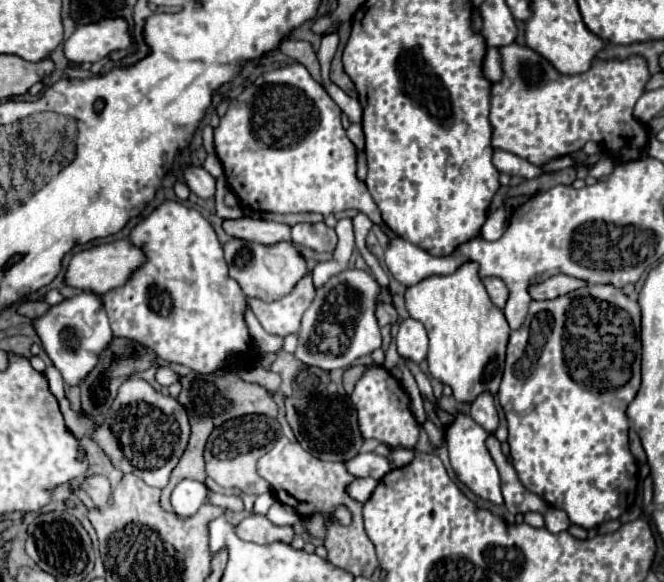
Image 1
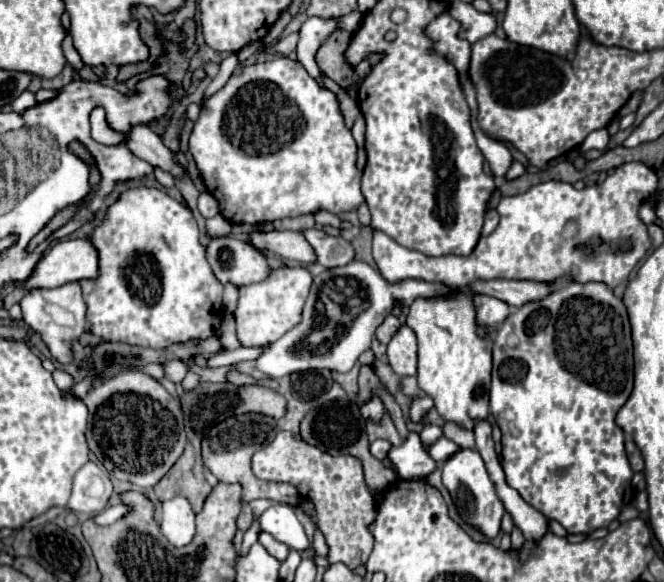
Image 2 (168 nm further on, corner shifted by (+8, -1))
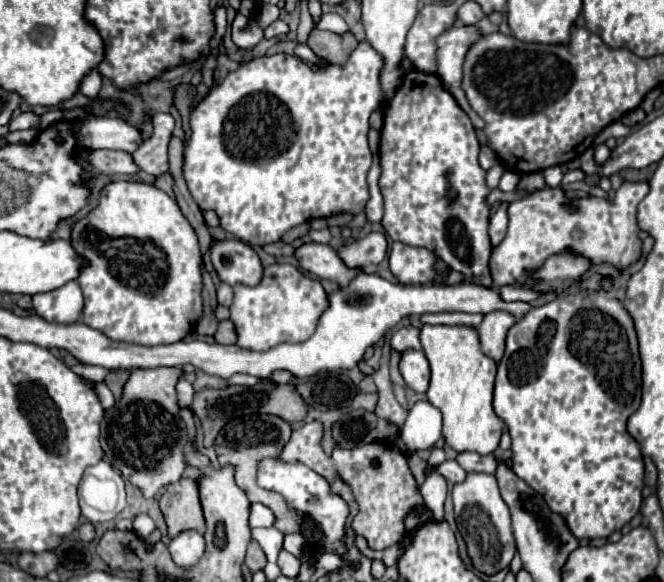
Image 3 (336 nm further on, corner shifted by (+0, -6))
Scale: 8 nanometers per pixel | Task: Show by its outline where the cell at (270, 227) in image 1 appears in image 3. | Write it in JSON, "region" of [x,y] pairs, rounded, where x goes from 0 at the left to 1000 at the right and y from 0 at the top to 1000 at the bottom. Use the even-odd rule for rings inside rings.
{"region":[[[476,416],[455,419],[452,426],[443,430],[443,443],[449,447],[455,464],[479,478],[503,481],[512,491],[521,491],[539,471],[539,464],[521,460],[518,450],[509,443],[506,430],[491,419],[476,419]]]}

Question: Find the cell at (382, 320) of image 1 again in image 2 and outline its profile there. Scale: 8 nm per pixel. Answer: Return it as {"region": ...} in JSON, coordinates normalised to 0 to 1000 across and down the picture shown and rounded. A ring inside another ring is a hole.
{"region":[[[584,541],[584,545],[578,548],[578,555],[566,565],[566,582],[569,582],[572,589],[584,589],[584,586],[590,582],[590,576],[593,576],[602,562],[605,562],[605,555],[599,552],[599,545]]]}

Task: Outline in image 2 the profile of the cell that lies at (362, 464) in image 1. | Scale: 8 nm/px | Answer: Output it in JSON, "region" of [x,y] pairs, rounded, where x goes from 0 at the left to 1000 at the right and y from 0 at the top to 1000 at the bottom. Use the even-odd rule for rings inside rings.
{"region":[[[617,744],[608,765],[590,768],[584,782],[590,799],[599,806],[599,816],[614,826],[642,823],[660,802],[627,744]]]}

